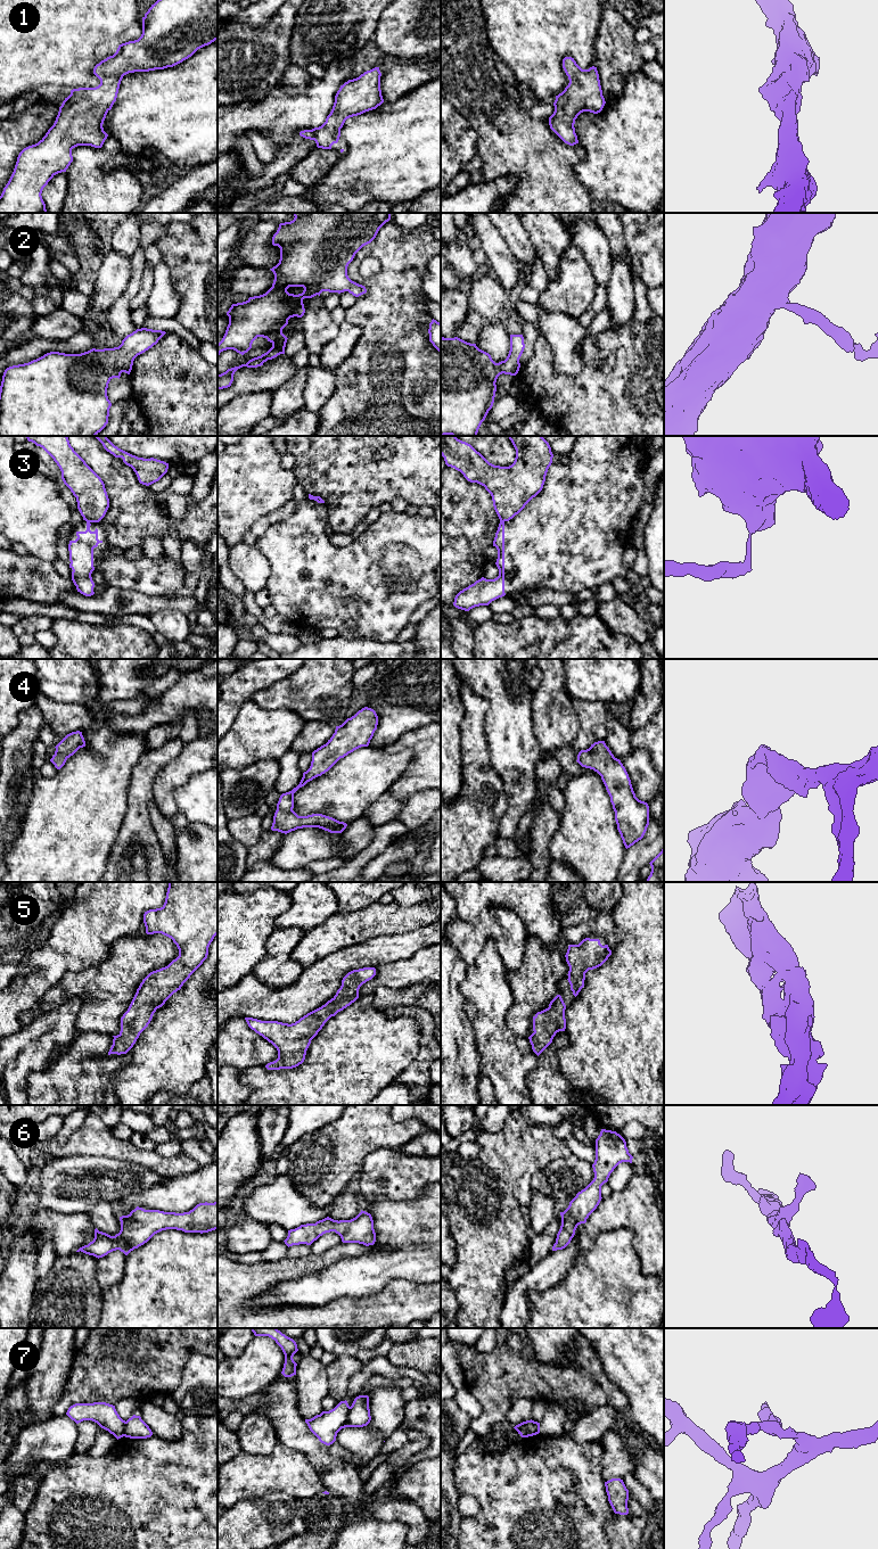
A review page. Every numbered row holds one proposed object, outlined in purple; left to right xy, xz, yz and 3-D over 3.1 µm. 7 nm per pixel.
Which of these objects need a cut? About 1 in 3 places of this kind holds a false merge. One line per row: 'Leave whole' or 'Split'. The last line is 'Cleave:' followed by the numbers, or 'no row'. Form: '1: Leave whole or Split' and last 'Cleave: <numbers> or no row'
1: Leave whole
2: Leave whole
3: Split
4: Leave whole
5: Leave whole
6: Leave whole
7: Split
Cleave: 3, 7

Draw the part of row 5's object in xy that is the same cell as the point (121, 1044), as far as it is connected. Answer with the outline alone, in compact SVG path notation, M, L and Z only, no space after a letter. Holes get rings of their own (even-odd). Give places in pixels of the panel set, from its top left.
M169 882L164 905L145 912L143 923L147 934L162 933L171 938L179 949L179 956L142 980L128 1011L121 1017L121 1031L113 1036L108 1055L126 1054L148 1027L156 1010L180 990L207 958L208 947L218 934L218 882Z

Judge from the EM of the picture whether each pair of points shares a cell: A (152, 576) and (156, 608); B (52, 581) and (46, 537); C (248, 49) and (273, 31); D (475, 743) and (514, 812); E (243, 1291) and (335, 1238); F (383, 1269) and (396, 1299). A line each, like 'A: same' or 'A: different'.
A: different
B: different
C: same
D: different
E: different
F: different

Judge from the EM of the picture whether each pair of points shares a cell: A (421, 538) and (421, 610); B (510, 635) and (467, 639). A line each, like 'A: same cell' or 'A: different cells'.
A: different cells
B: different cells

